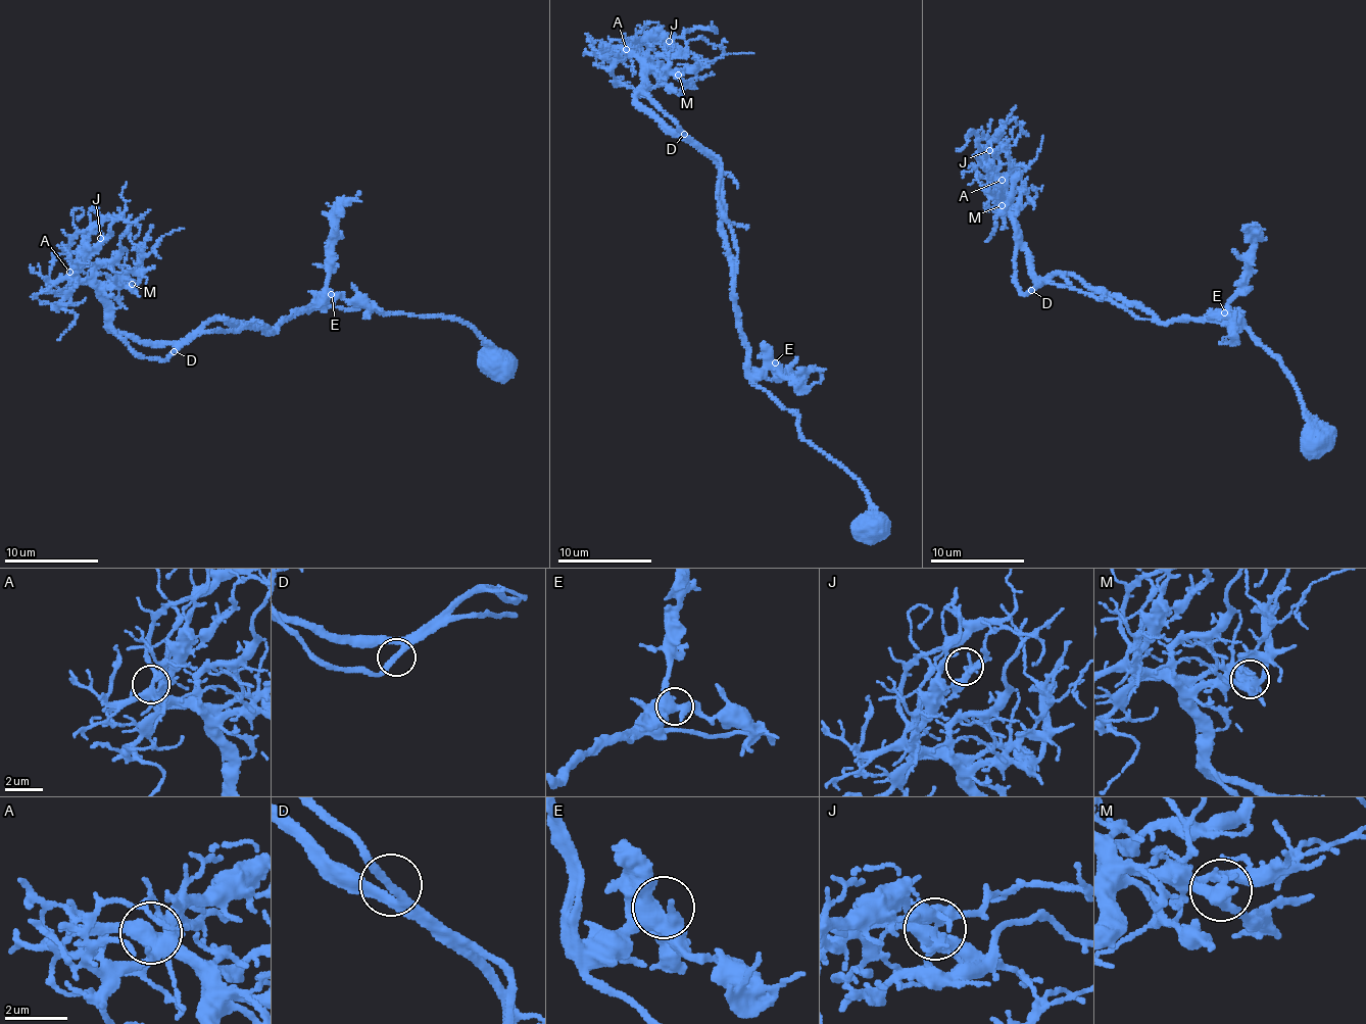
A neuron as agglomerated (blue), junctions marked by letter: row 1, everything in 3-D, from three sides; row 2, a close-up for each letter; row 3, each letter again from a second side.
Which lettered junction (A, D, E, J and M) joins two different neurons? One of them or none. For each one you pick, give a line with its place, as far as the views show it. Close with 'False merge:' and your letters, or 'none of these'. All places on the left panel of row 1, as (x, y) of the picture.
False merge: none of these

